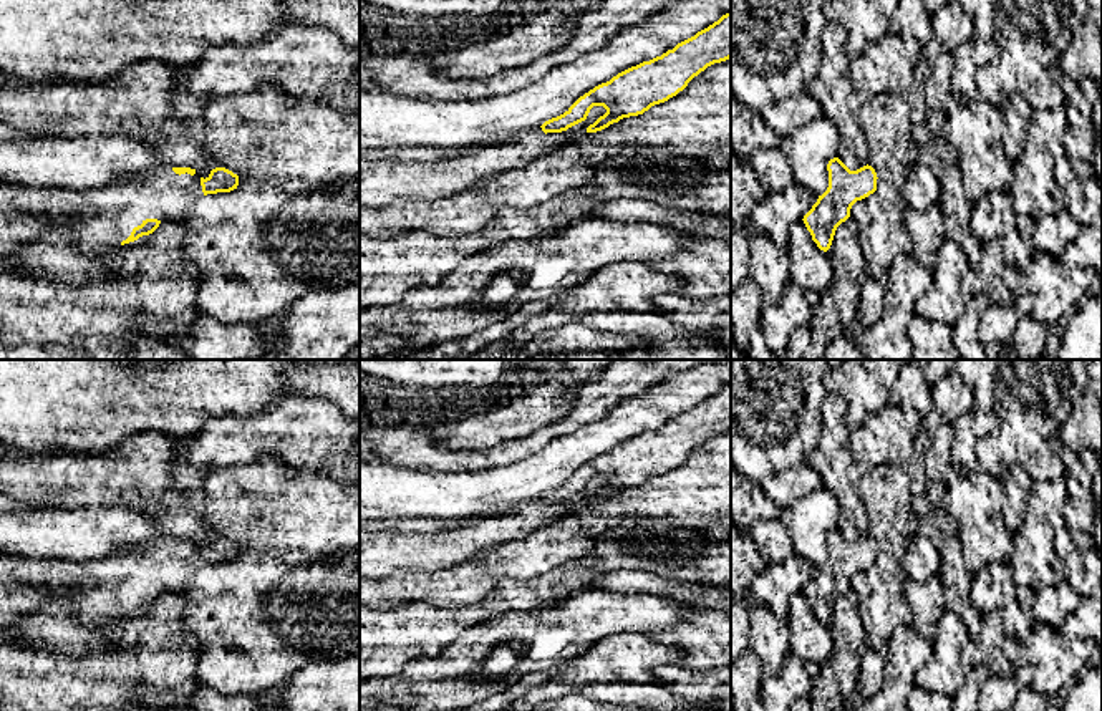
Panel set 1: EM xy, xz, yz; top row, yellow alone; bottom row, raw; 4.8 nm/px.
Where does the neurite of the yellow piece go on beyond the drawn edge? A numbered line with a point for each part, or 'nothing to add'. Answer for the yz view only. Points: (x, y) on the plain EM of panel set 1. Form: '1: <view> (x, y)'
nothing to add

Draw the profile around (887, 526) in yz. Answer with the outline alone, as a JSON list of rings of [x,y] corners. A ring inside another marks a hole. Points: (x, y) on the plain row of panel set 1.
[[[898,464],[868,467],[858,482],[858,496],[865,504],[872,537],[877,544],[877,562],[857,572],[850,580],[850,590],[857,598],[857,612],[865,633],[865,655],[857,676],[858,701],[872,698],[887,678],[888,640],[901,625],[913,625],[911,608],[903,595],[905,570],[900,559],[908,545],[911,532],[918,527],[911,502],[910,474]]]

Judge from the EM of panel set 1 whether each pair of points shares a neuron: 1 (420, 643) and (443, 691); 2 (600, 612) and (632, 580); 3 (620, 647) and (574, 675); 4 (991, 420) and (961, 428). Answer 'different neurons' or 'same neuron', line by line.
1: different neurons
2: different neurons
3: same neuron
4: same neuron

